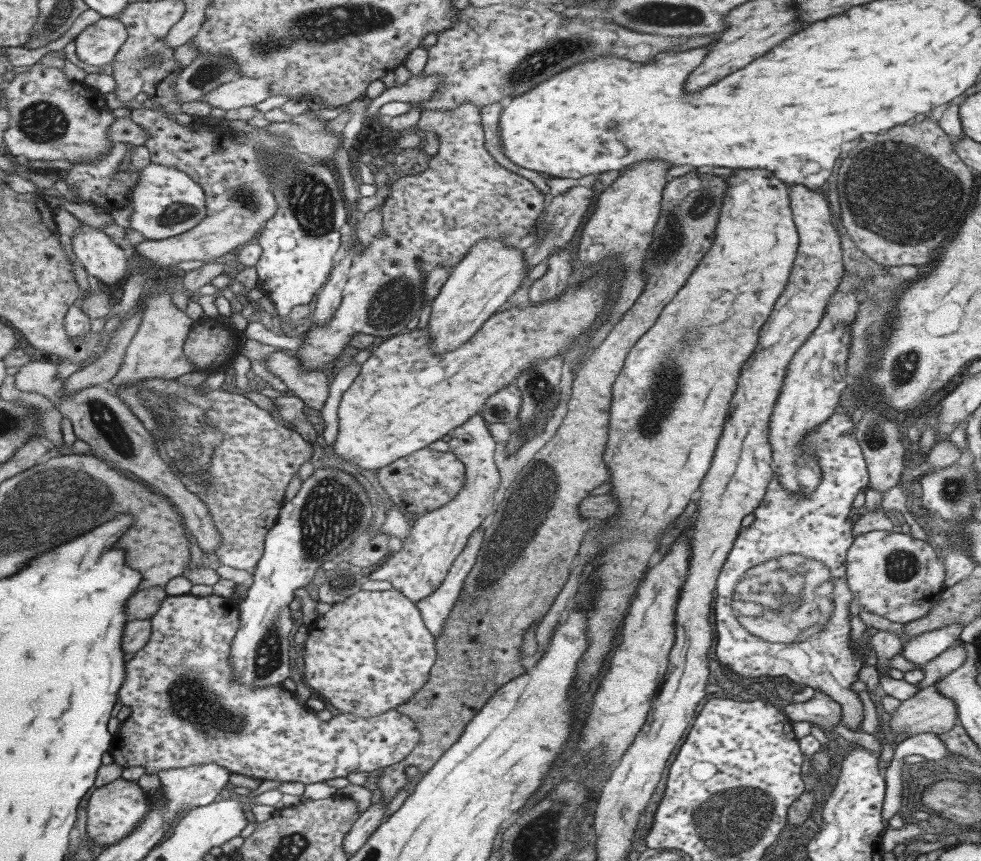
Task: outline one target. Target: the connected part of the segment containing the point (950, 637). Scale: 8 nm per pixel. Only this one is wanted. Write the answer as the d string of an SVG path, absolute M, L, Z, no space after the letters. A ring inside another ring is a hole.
M953 622L949 626L914 635L911 640L902 643L900 655L911 664L923 668L954 642L958 642L959 633L963 628L961 624Z

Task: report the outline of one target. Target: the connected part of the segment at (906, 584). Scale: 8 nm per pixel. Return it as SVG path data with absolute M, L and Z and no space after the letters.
M870 530L855 536L847 549L844 572L847 587L857 603L867 612L901 625L917 620L917 617L928 613L928 610L935 606L935 602L944 592L945 567L943 567L943 562L937 561L933 548L928 543L915 539L910 534L892 535L890 531Z

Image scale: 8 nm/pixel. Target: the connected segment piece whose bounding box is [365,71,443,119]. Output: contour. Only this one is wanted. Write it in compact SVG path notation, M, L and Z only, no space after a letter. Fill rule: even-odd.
M421 71L413 77L410 76L403 86L387 88L377 98L371 100L370 106L367 106L366 119L371 119L378 109L387 102L399 101L416 105L421 104L421 101L429 100L435 94L435 90L439 88L442 78L440 74L423 74Z

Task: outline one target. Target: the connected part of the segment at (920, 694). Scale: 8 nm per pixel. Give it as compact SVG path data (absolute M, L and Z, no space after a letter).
M935 685L920 689L915 696L903 700L889 715L887 726L893 734L912 734L947 732L958 722L953 700L943 697Z

